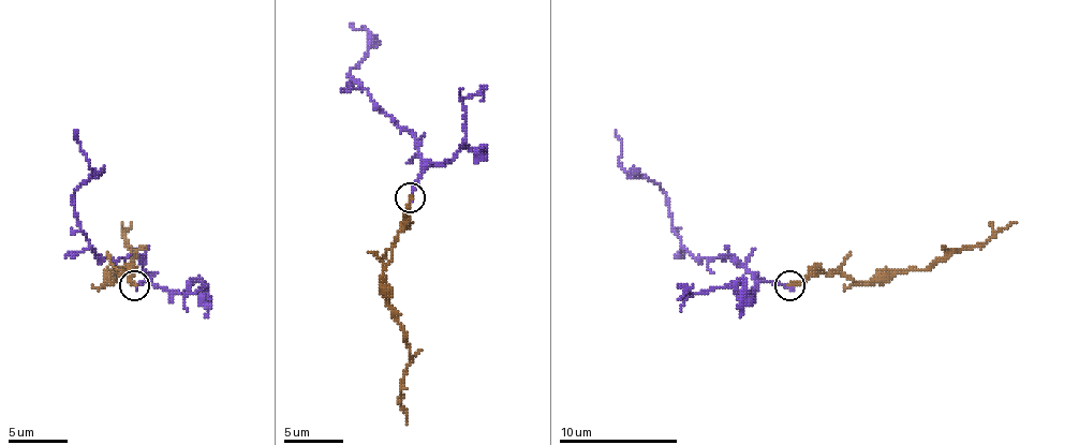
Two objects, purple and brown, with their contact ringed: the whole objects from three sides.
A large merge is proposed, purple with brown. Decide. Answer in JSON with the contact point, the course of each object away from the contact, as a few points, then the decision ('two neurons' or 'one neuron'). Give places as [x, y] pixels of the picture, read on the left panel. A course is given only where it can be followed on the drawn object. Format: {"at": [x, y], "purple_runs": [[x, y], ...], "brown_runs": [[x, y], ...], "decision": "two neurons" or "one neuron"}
{"at": [134, 285], "purple_runs": [[136, 287], [146, 279], [143, 264], [136, 257], [101, 257], [80, 228], [74, 192], [92, 168], [74, 130]], "brown_runs": [[134, 284], [128, 272], [107, 281], [116, 272], [128, 269], [134, 261], [124, 242], [131, 222]], "decision": "two neurons"}

